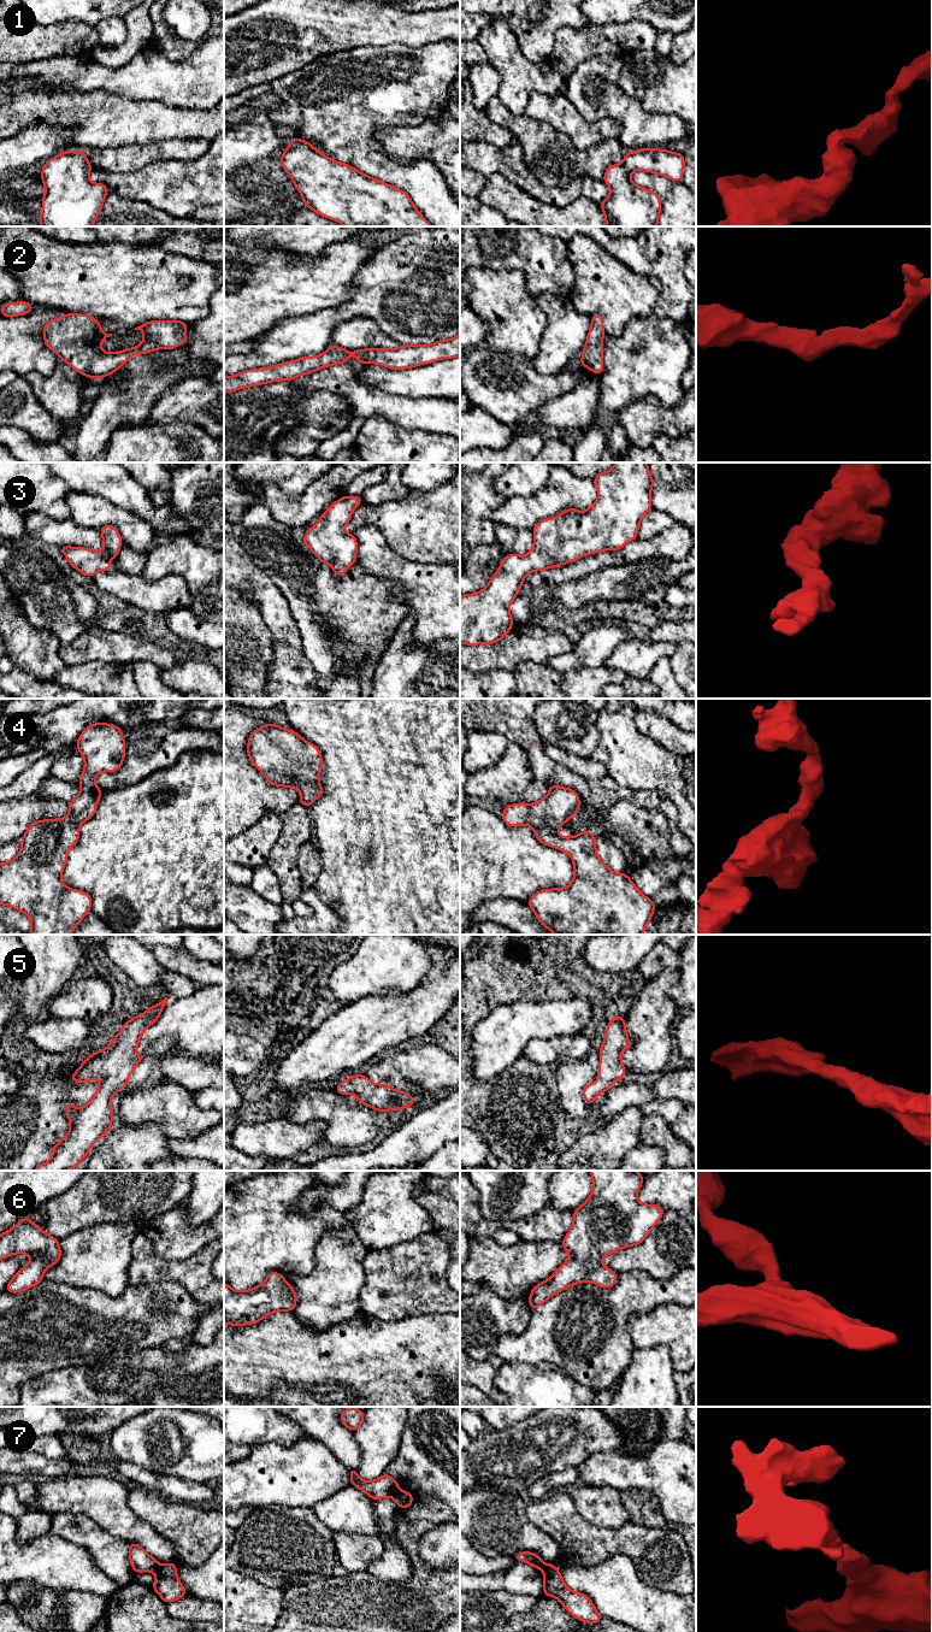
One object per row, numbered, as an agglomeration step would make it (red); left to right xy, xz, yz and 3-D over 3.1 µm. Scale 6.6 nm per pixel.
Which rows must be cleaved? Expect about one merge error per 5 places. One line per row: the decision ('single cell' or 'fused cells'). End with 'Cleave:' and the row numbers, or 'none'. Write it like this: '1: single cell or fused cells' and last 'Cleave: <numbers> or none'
1: single cell
2: single cell
3: single cell
4: single cell
5: single cell
6: single cell
7: fused cells
Cleave: 7

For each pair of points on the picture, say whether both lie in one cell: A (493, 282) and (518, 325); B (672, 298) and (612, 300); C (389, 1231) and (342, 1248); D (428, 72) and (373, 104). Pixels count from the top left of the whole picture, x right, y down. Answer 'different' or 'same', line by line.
A: same
B: different
C: different
D: same

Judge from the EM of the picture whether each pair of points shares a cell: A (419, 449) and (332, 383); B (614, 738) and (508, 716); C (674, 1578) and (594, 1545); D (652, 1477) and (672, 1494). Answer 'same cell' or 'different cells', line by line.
A: different cells
B: different cells
C: same cell
D: same cell

